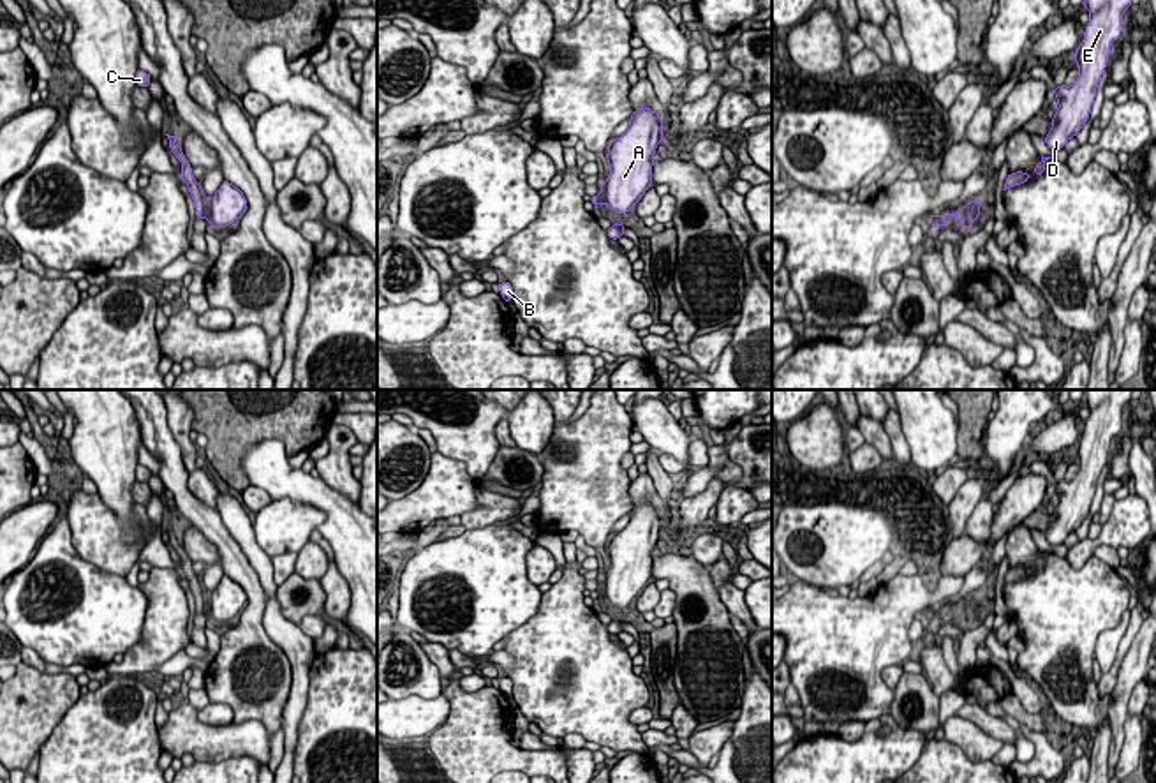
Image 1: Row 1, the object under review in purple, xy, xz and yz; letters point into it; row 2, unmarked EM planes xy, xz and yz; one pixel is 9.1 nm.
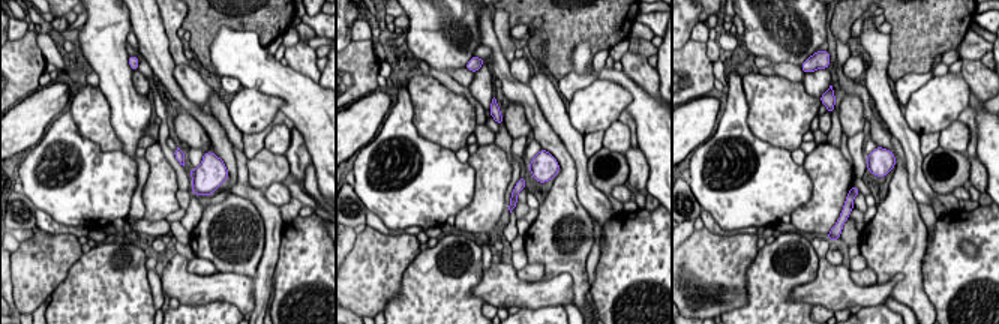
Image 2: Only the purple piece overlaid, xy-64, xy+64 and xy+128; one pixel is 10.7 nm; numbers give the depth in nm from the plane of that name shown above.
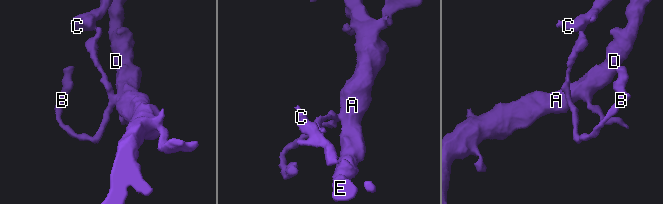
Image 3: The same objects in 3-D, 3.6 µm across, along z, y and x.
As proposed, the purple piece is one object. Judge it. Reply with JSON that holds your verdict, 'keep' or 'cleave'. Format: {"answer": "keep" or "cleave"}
{"answer": "cleave"}

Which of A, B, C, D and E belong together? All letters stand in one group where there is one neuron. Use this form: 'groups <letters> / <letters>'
groups A D E / B C

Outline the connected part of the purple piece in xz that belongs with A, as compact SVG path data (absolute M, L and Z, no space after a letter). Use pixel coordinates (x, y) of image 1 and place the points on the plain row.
M643 501L633 506L629 524L608 540L610 570L601 589L613 607L627 608L652 580L654 548L663 534L661 510Z

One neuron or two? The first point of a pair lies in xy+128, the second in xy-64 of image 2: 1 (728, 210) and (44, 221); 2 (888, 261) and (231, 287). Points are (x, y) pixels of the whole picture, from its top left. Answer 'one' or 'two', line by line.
1: two
2: two

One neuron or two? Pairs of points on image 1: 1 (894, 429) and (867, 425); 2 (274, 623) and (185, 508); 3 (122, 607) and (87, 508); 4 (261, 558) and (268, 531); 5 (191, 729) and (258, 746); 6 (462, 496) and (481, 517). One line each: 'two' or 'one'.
1: two
2: two
3: two
4: two
5: one
6: two

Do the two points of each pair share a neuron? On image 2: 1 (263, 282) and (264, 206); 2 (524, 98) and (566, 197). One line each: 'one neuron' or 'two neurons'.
1: one neuron
2: one neuron

